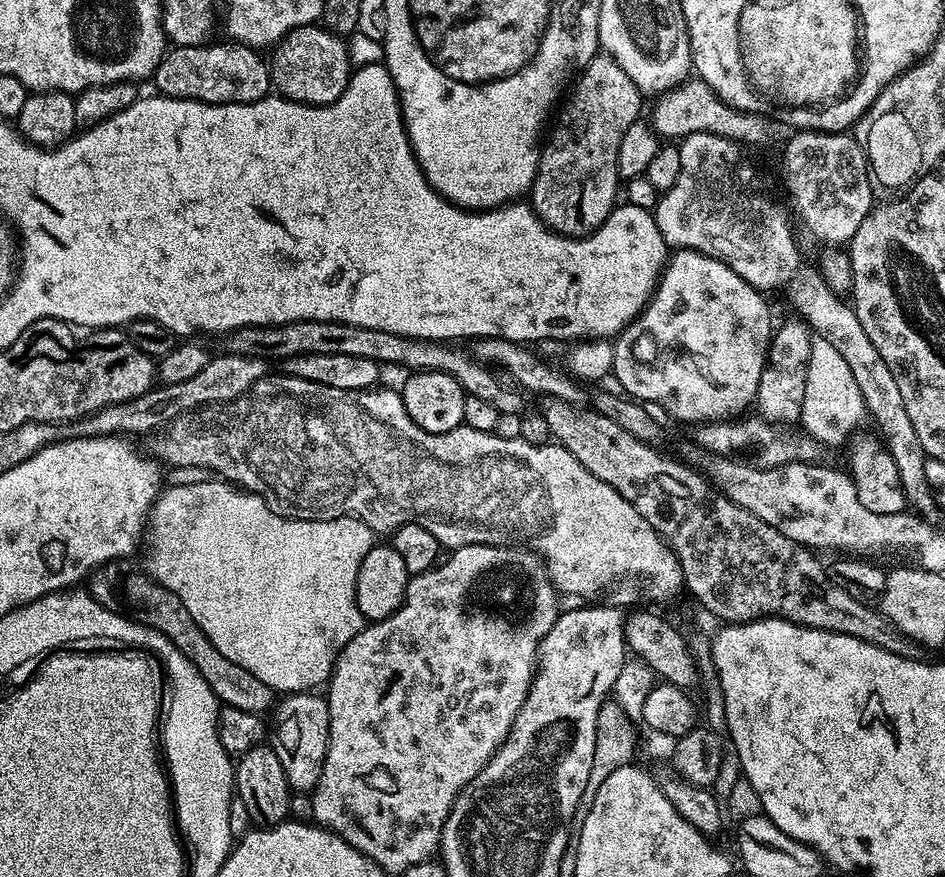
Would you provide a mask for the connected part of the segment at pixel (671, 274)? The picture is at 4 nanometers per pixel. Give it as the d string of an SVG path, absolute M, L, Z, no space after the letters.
M688 248L673 251L667 257L664 271L660 274L660 279L656 281L656 290L652 293L652 299L648 301L640 310L640 314L628 322L622 331L615 337L613 348L613 366L611 375L616 376L616 380L625 388L623 391L629 397L640 402L653 400L656 404L661 404L670 415L676 420L701 420L719 419L729 417L731 414L741 413L746 404L750 405L756 399L758 382L762 377L763 366L767 361L768 345L774 333L774 323L772 316L768 313L768 304L763 300L761 289L750 286L734 270L730 270L728 264L723 264L720 260L710 258L701 252L691 252Z

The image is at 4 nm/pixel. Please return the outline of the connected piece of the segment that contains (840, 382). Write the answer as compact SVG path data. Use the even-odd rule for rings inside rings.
M819 338L812 342L805 394L799 397L799 401L798 420L803 431L824 446L842 443L844 436L850 435L859 426L860 419L866 416L862 390L858 390L858 382L854 382L854 374L850 374L846 358L842 358L842 354L838 354L830 342Z

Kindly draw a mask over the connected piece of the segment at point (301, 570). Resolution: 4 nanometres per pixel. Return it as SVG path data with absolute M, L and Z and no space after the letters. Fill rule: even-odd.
M220 478L200 480L197 484L176 484L173 488L165 487L158 497L158 503L150 513L150 536L152 532L152 569L150 575L163 588L169 588L178 598L182 598L182 606L190 610L190 618L210 638L210 642L230 662L242 666L242 670L250 670L258 682L264 682L276 694L294 692L310 692L327 685L332 667L341 650L365 627L366 619L356 605L356 579L362 560L374 545L373 530L355 516L343 516L337 520L291 520L285 516L274 514L270 506L255 492L246 492Z

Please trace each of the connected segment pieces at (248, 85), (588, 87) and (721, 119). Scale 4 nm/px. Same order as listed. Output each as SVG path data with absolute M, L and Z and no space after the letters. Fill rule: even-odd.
M235 42L212 43L169 47L154 73L155 91L175 100L200 100L203 104L253 104L269 95L273 87L270 64L257 49Z
M598 54L594 59L587 61L575 80L576 89L568 101L567 99L563 101L564 109L560 112L560 121L557 122L552 137L549 140L547 137L546 143L540 149L540 161L530 189L530 203L537 216L553 232L579 238L589 236L598 226L602 226L602 222L606 222L606 218L617 203L618 146L622 146L622 134L626 134L628 127L641 119L642 93L638 90L638 86L634 86L634 82L630 82L626 70L622 70L622 66L618 66L618 62L614 62L614 58L607 54Z
M699 78L683 80L680 84L659 93L655 100L656 105L652 108L650 123L656 135L661 138L683 138L695 132L709 132L732 140L741 146L753 144L756 148L764 148L767 144L778 143L777 145L779 145L781 142L787 141L790 135L787 124L779 119L776 121L771 120L768 116L763 116L760 110L744 112L741 108L727 104L718 93L710 90L710 86L706 86L704 80Z

